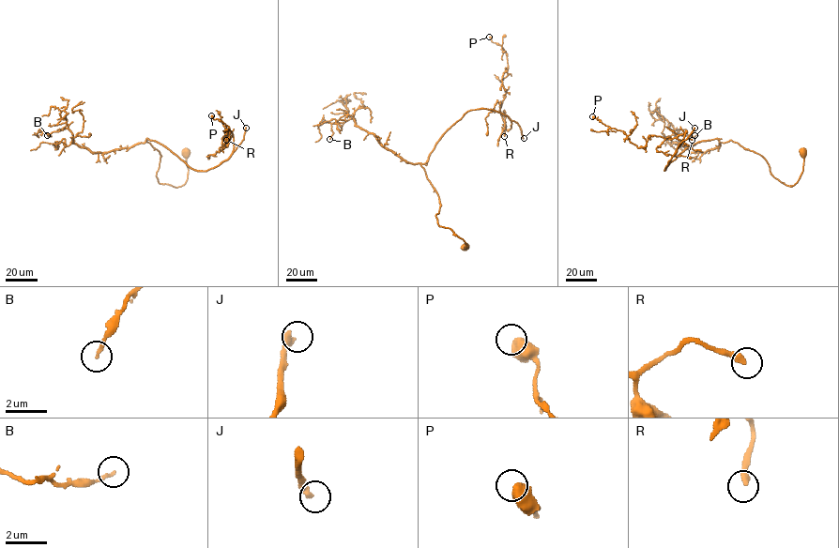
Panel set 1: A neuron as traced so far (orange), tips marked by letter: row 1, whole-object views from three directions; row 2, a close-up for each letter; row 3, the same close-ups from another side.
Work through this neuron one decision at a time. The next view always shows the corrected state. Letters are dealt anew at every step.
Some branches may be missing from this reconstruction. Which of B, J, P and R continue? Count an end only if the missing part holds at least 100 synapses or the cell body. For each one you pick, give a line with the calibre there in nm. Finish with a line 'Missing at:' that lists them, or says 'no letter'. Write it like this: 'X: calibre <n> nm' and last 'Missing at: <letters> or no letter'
J: calibre 320 nm
Missing at: J

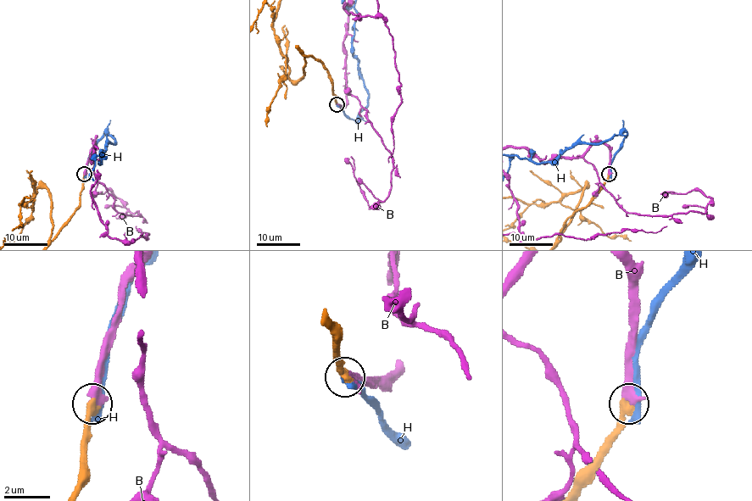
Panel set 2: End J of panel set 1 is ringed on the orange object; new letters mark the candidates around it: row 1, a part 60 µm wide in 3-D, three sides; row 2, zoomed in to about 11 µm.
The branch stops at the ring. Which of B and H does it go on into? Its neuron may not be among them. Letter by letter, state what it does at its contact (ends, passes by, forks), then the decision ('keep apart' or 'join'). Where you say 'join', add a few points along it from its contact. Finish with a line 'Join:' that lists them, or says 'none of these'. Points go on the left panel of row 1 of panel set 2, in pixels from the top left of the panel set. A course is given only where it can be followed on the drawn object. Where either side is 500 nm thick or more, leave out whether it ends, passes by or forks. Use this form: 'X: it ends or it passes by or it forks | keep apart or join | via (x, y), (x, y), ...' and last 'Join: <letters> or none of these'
B: it ends | join | via (84, 174), (94, 141), (91, 191), (99, 219), (112, 238), (148, 239), (136, 226)
H: it ends | keep apart
Join: B

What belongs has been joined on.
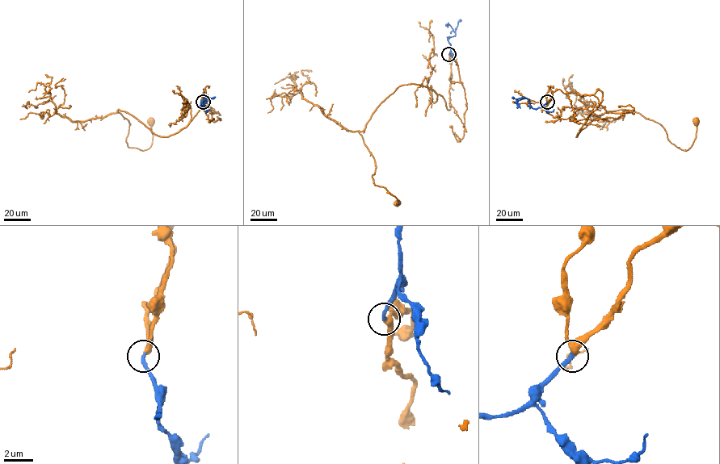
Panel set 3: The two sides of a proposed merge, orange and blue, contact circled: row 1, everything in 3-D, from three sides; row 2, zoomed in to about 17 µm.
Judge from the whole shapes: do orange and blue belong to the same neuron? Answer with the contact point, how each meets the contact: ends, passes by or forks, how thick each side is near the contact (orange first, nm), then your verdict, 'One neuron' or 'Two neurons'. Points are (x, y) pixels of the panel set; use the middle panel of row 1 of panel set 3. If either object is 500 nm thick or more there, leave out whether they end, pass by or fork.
Place: (448, 54). At the ring orange passes by. At the ring blue ends. Thickness 300 nm (orange) against 280 nm. One neuron

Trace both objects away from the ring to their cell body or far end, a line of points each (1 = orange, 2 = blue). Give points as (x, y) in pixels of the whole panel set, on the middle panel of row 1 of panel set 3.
1: (449, 54), (449, 109), (431, 89), (400, 85), (359, 132), (374, 159), (373, 183), (384, 187), (397, 203)
2: (449, 54), (451, 44), (447, 39), (455, 32), (449, 25), (448, 27)

